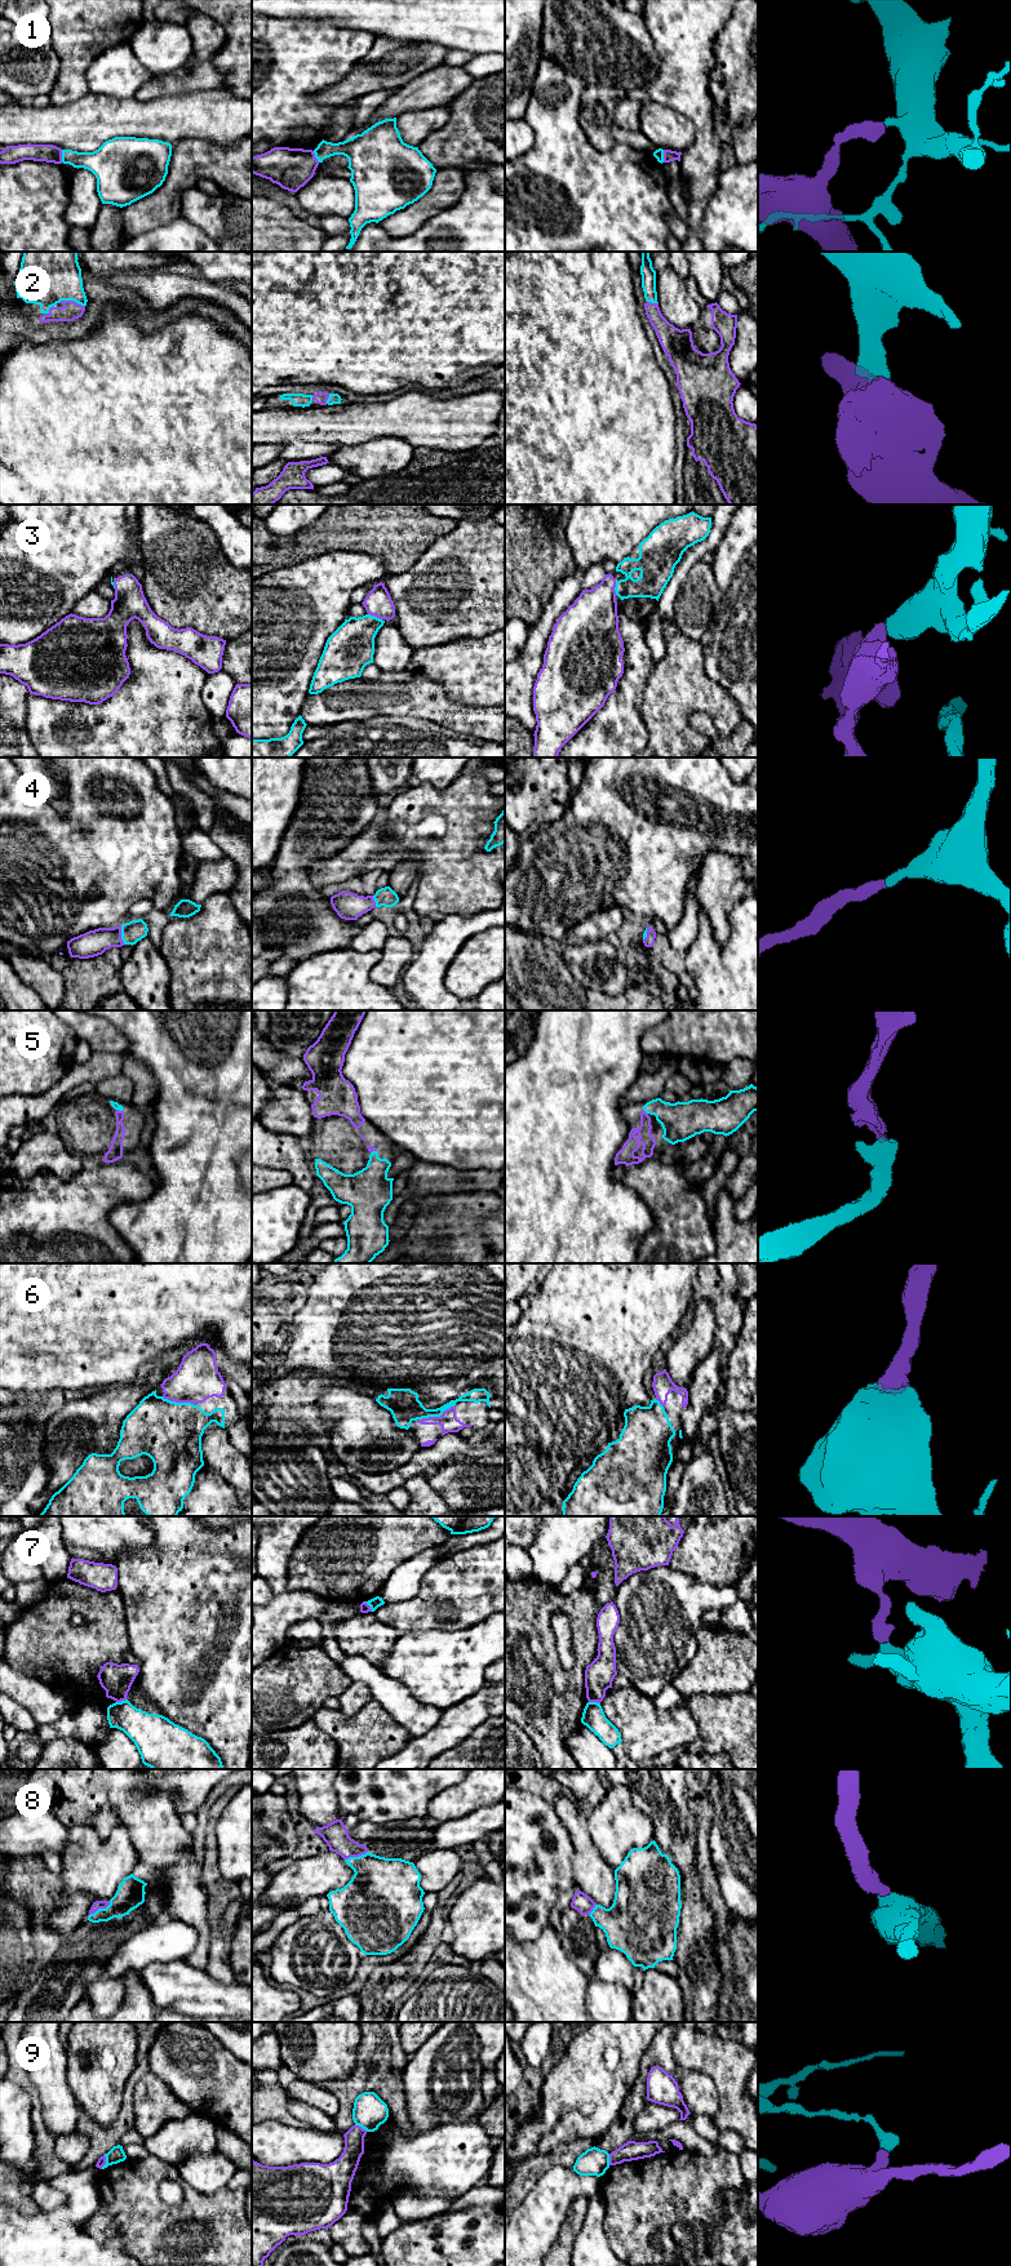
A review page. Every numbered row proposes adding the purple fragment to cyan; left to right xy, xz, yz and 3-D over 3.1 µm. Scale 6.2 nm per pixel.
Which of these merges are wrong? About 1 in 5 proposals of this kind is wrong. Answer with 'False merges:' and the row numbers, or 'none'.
False merges: 1, 7, 9

